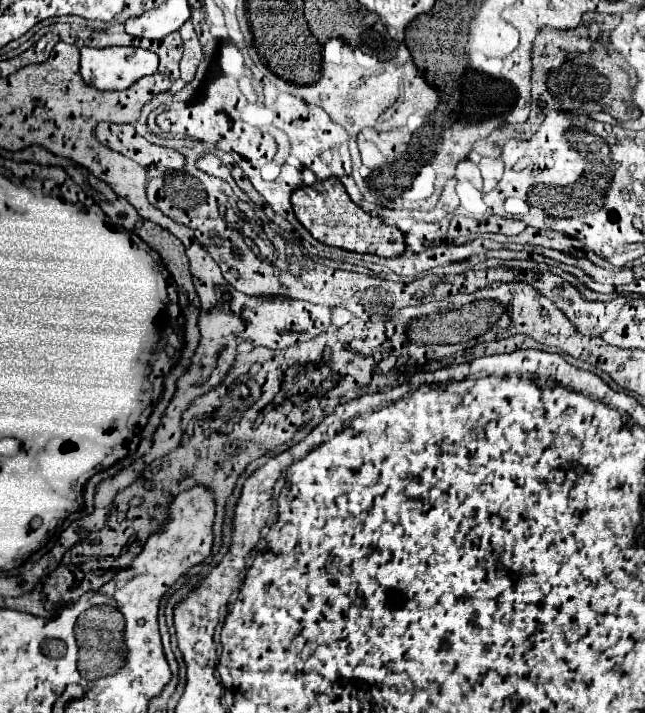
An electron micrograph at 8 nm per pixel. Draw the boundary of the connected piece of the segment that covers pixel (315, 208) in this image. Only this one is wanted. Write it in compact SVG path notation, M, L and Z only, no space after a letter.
M339 179L317 181L311 187L301 187L291 197L299 223L321 243L353 253L369 253L379 257L399 257L405 253L405 235L397 227L385 225L379 217L371 217L355 205Z

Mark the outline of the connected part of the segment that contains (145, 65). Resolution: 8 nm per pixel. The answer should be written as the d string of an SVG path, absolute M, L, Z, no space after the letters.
M107 47L107 49L81 49L81 77L87 85L99 89L99 91L121 91L129 85L137 83L145 75L157 73L159 57L153 55L153 51L137 49L137 47Z

